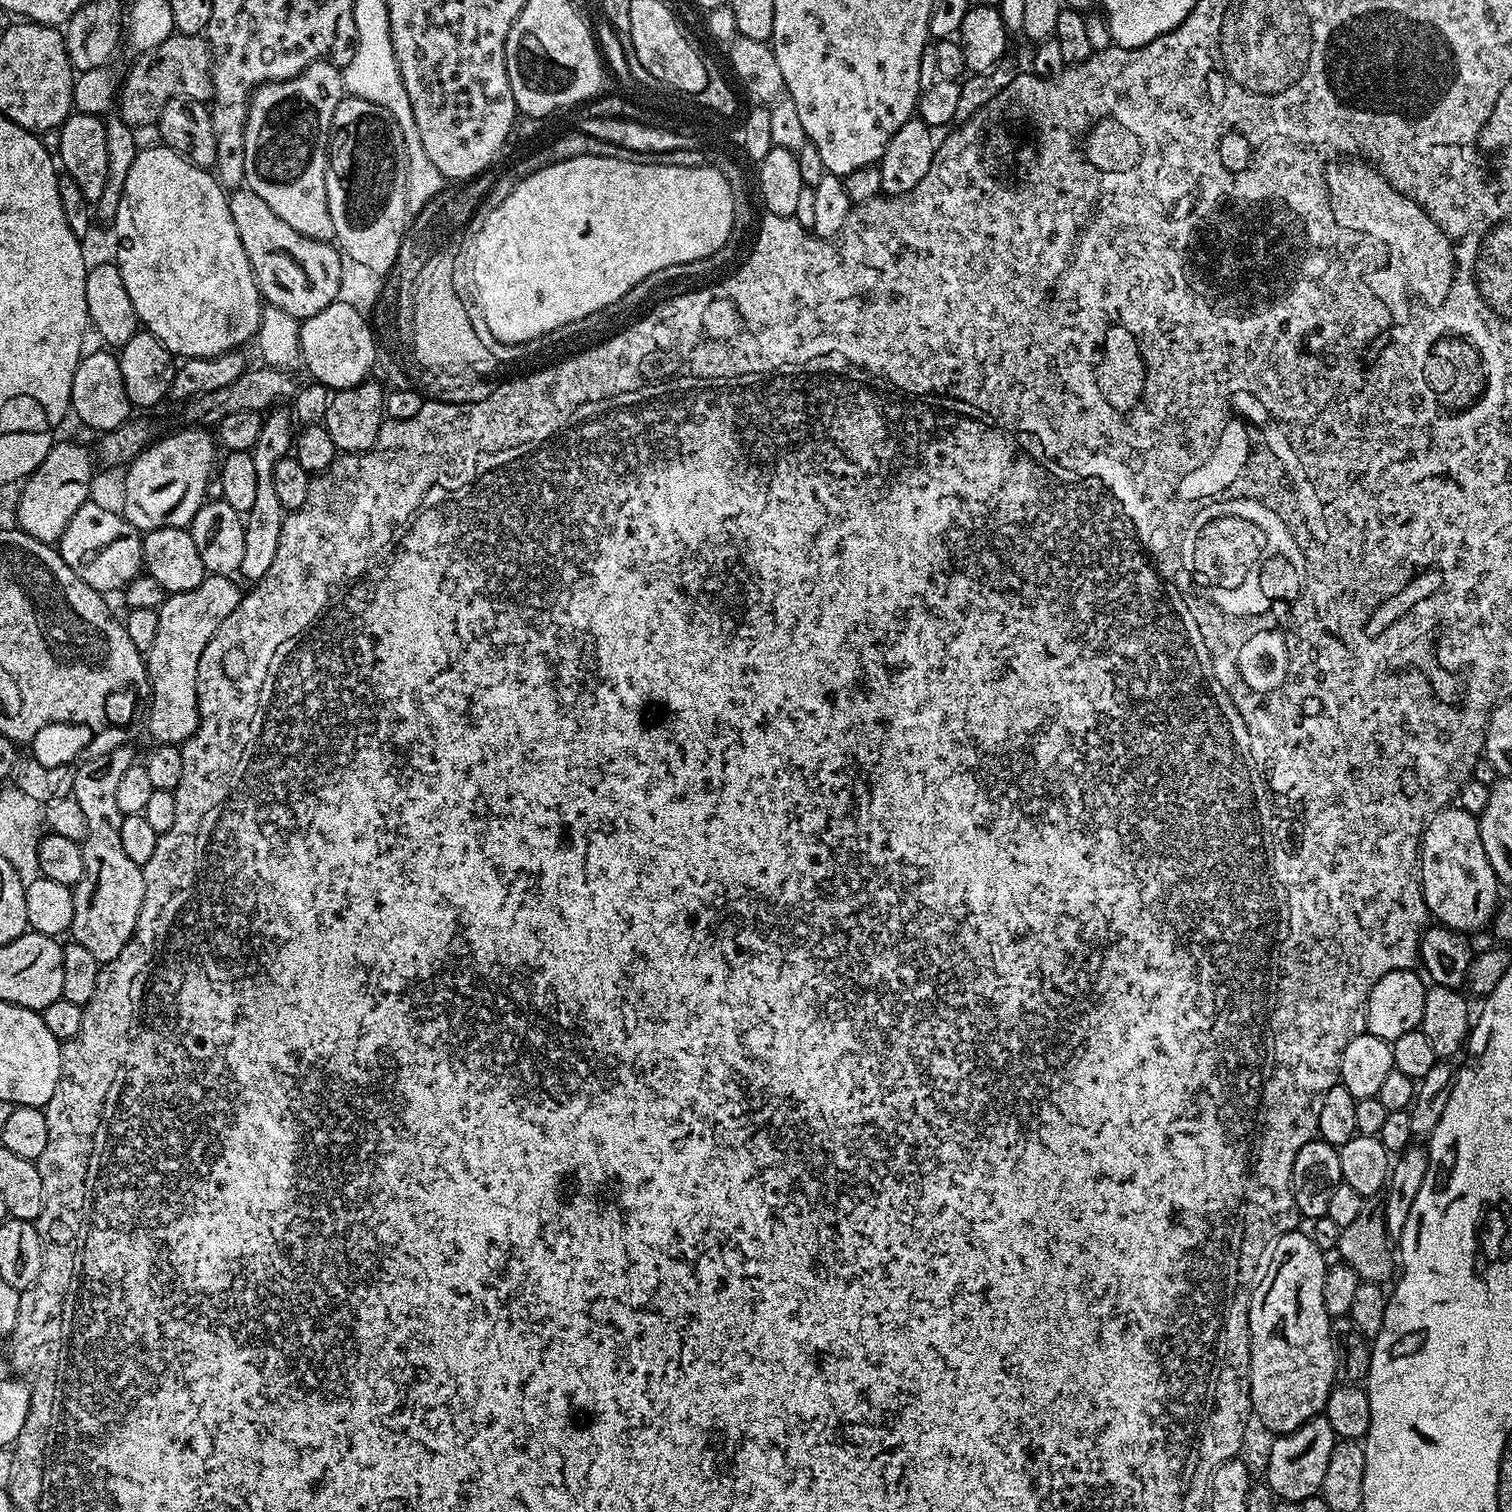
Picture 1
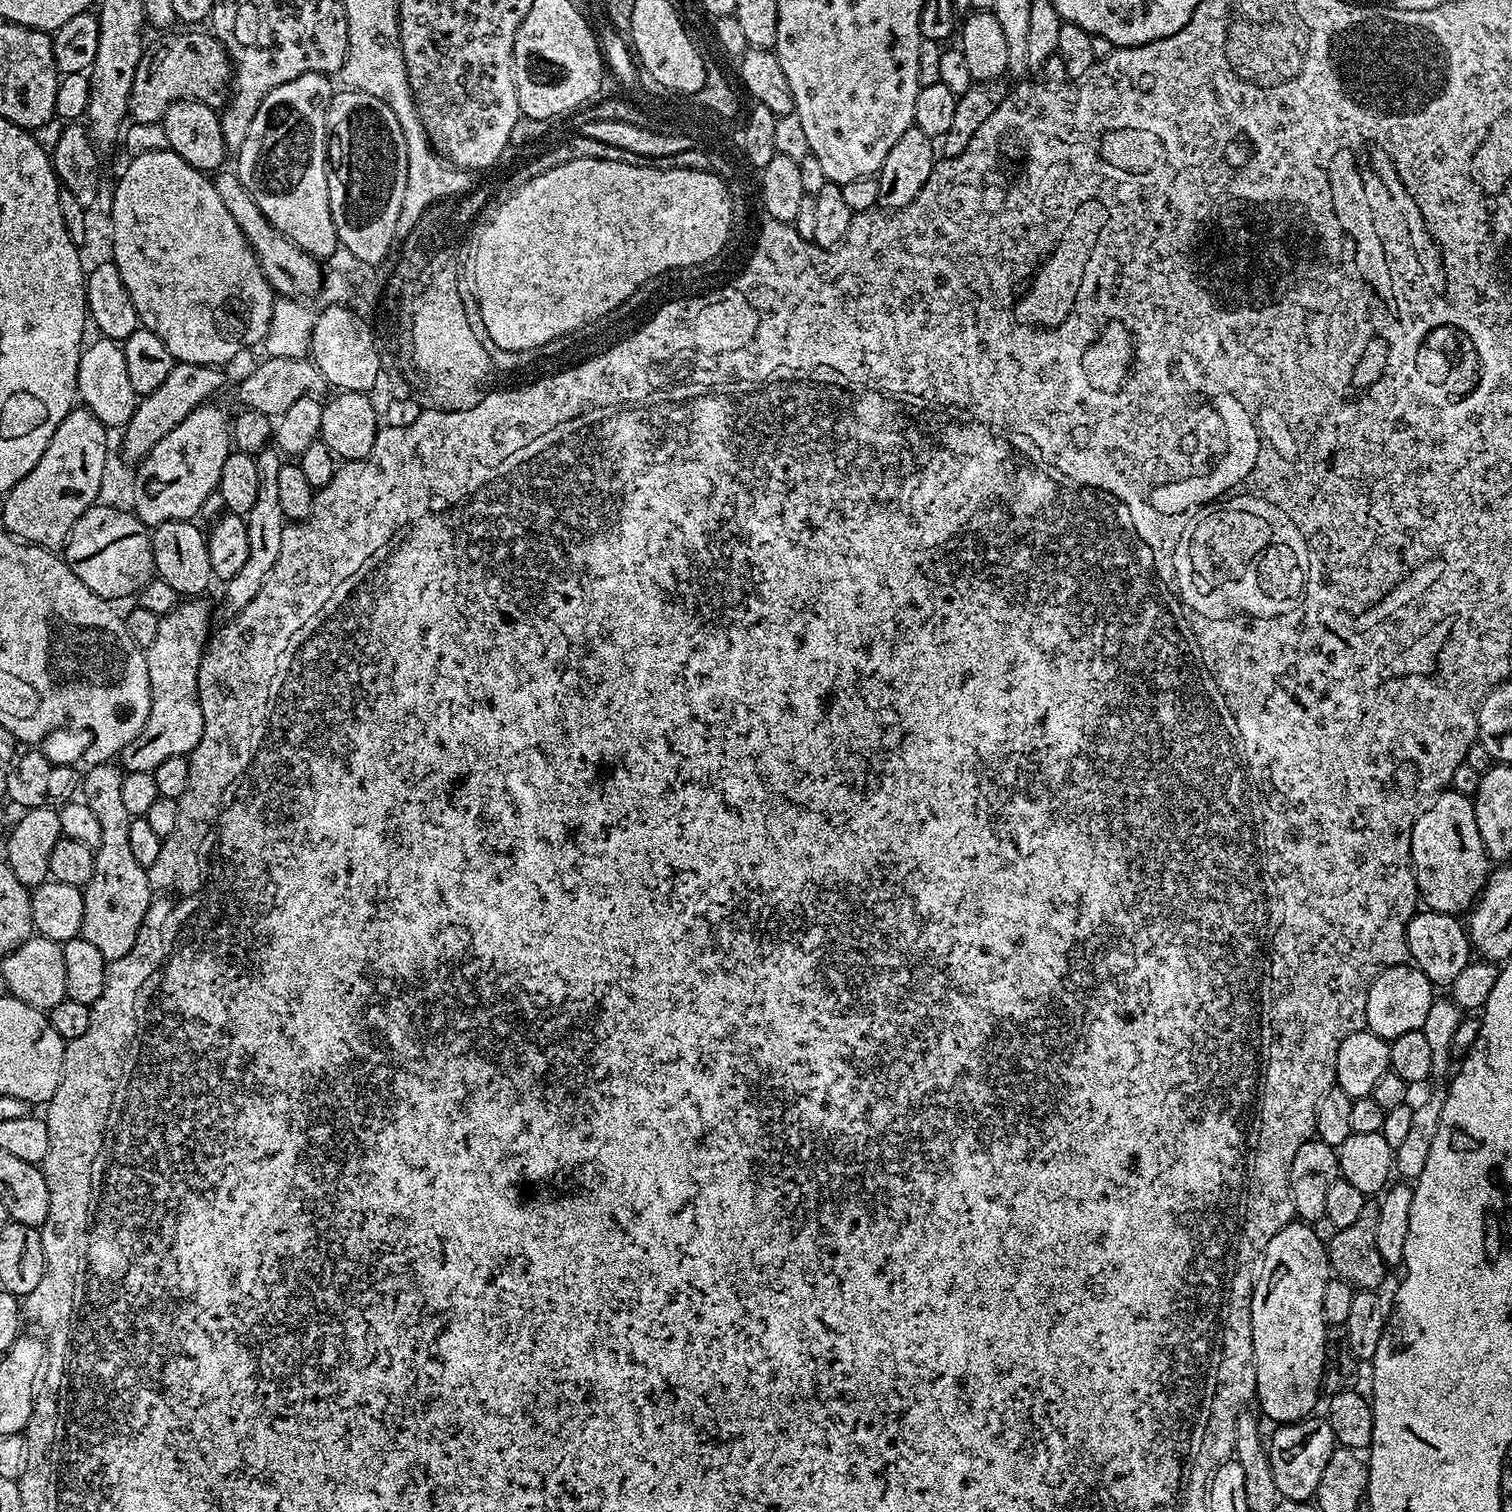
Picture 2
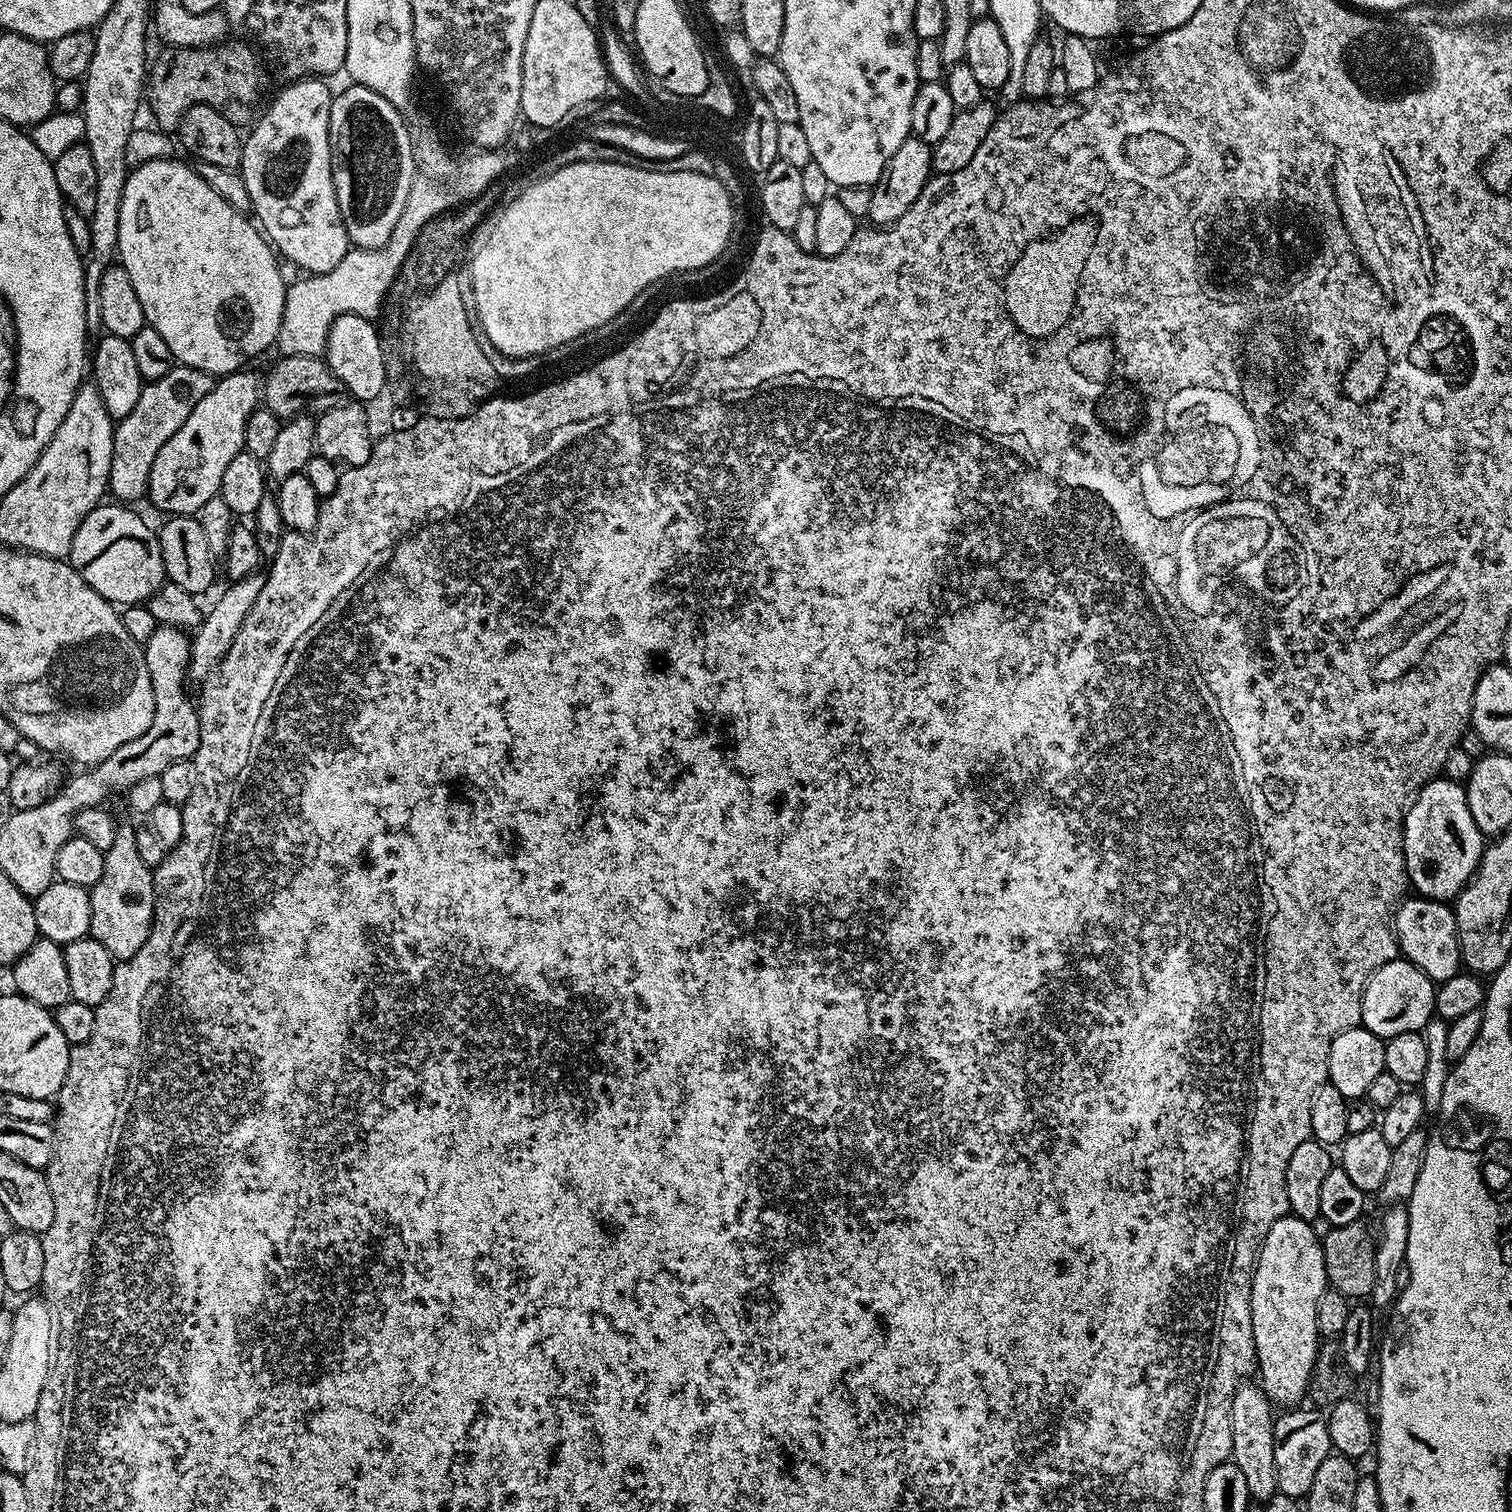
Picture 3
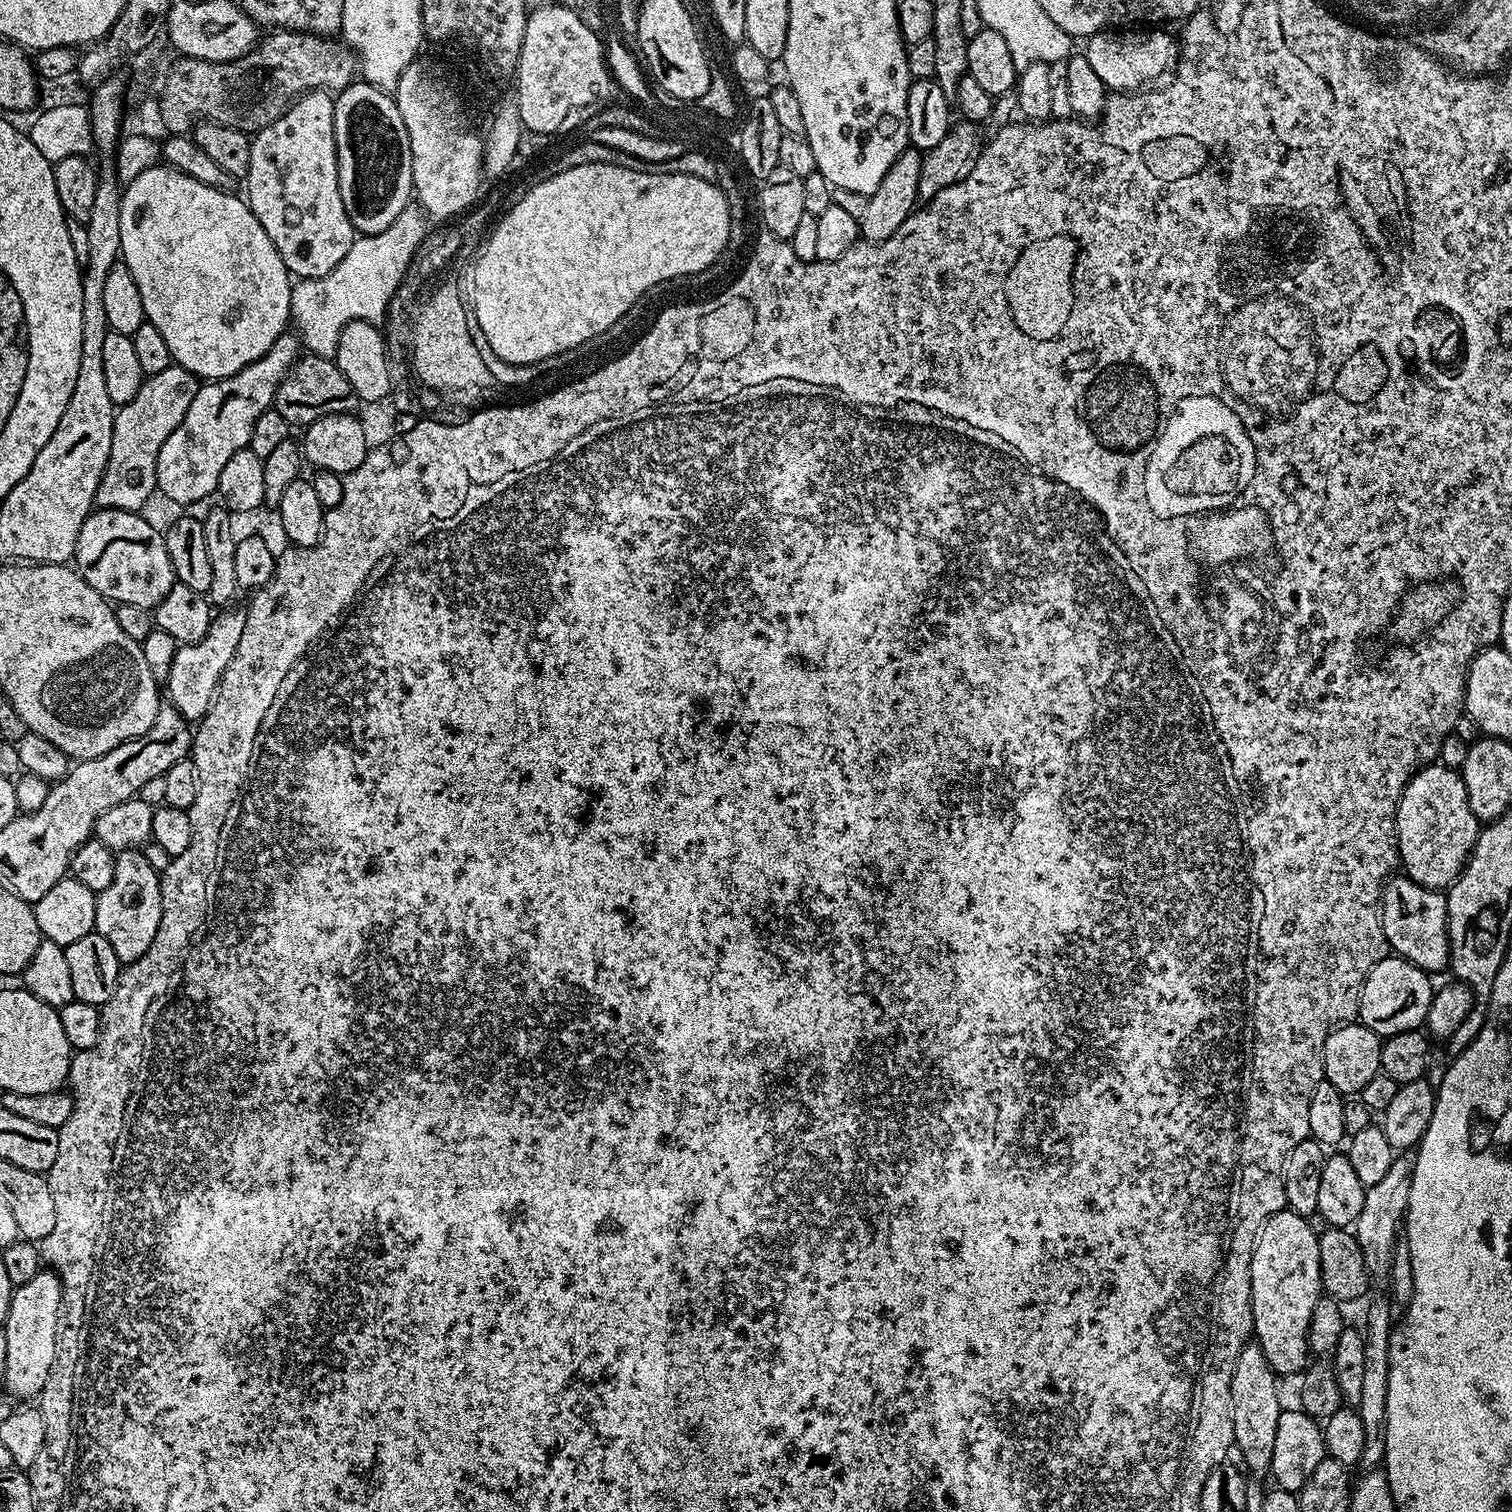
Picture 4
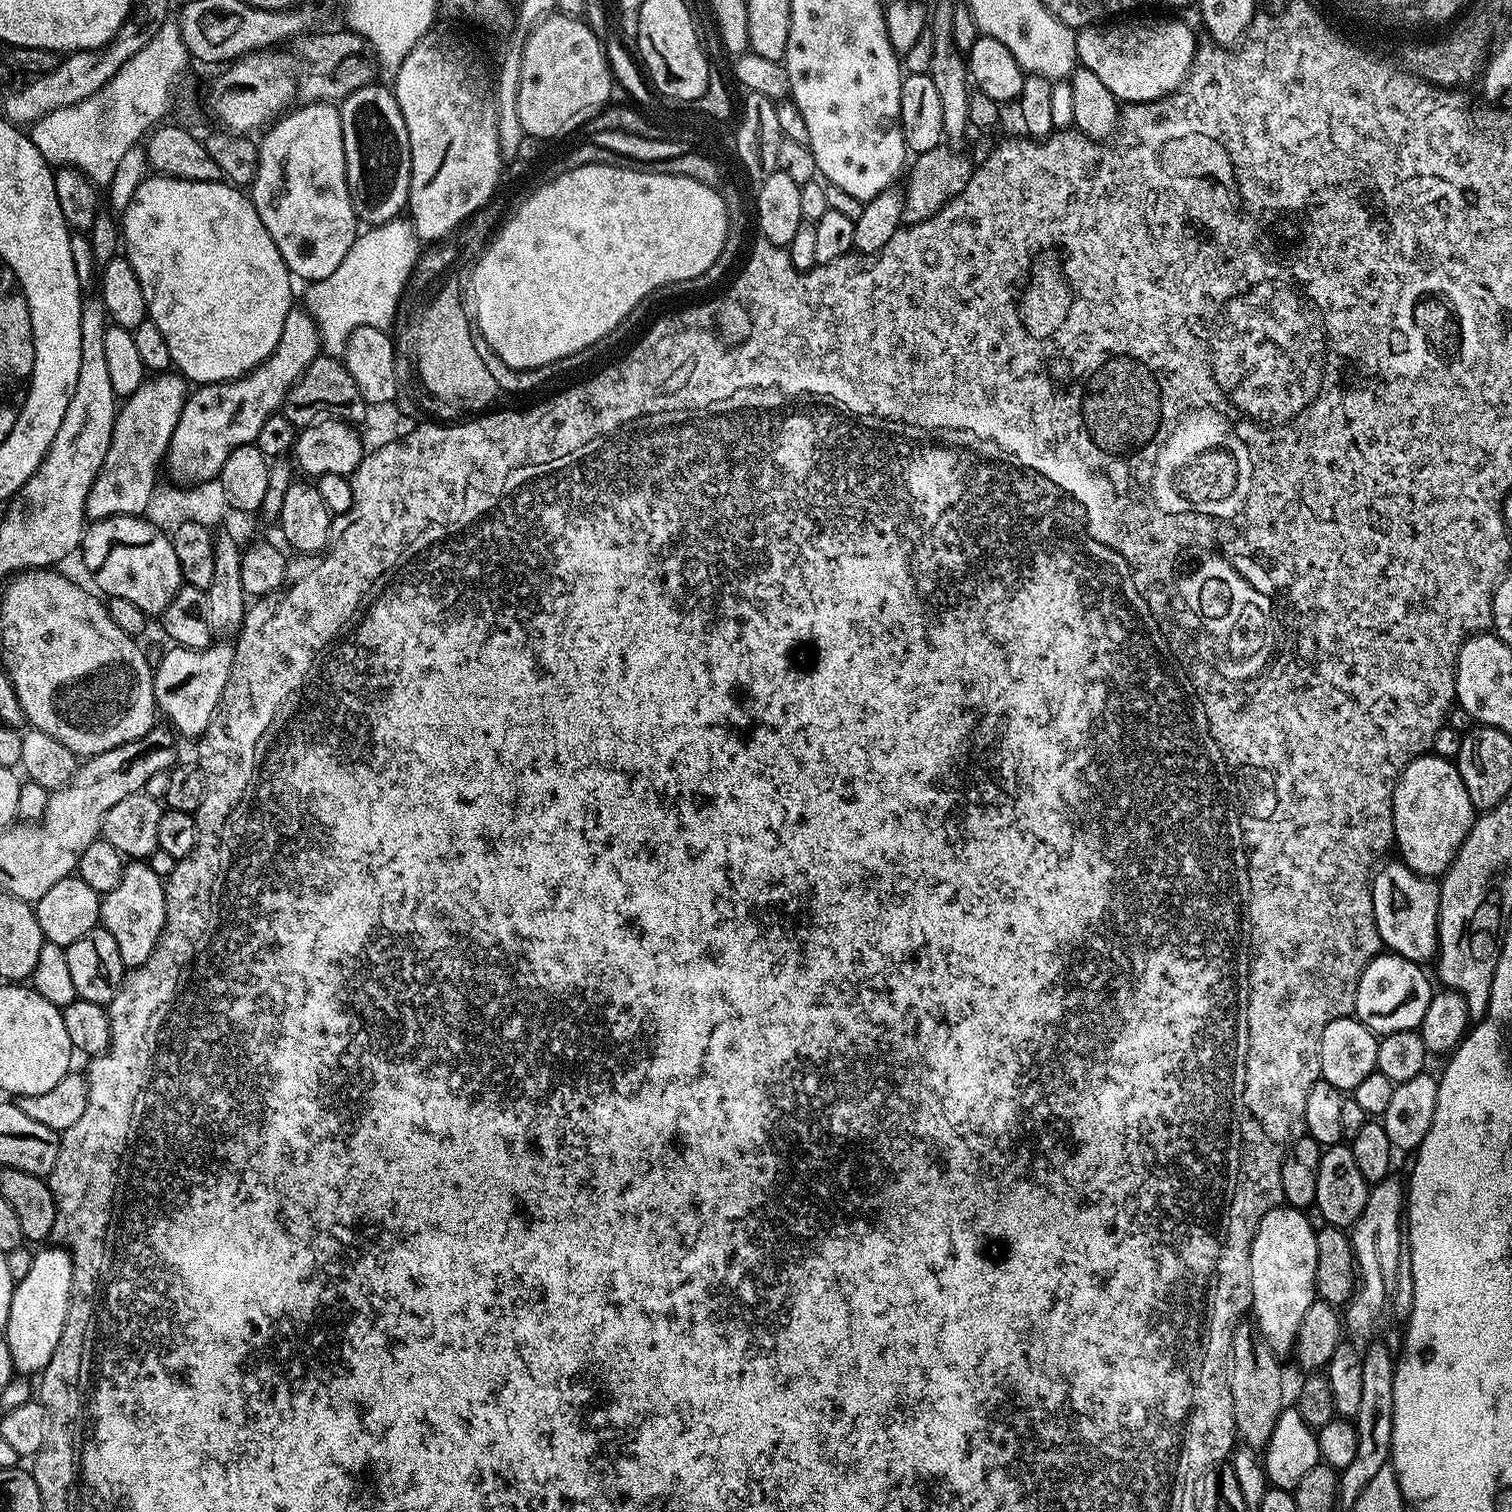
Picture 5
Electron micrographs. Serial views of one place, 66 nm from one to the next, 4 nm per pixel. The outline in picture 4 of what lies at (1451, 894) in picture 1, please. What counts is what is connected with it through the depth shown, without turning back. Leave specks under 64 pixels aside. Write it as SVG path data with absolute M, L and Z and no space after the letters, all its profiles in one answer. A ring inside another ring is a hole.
M1439 762L1424 765L1412 775L1396 807L1396 846L1403 875L1427 888L1451 888L1468 862L1481 827L1470 810L1463 775Z

